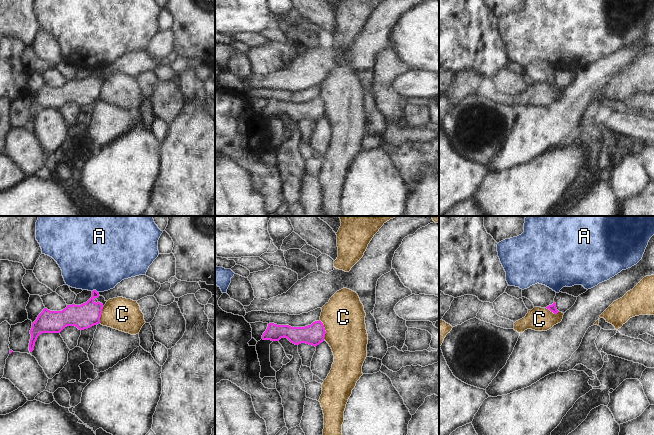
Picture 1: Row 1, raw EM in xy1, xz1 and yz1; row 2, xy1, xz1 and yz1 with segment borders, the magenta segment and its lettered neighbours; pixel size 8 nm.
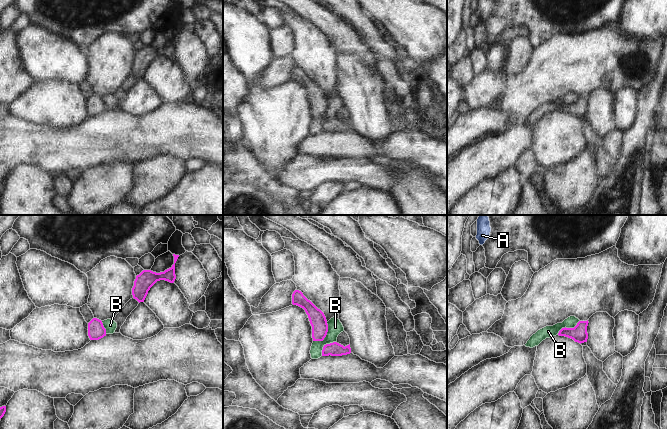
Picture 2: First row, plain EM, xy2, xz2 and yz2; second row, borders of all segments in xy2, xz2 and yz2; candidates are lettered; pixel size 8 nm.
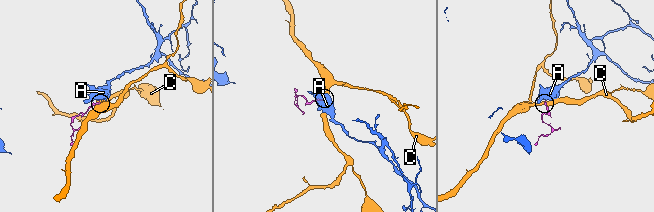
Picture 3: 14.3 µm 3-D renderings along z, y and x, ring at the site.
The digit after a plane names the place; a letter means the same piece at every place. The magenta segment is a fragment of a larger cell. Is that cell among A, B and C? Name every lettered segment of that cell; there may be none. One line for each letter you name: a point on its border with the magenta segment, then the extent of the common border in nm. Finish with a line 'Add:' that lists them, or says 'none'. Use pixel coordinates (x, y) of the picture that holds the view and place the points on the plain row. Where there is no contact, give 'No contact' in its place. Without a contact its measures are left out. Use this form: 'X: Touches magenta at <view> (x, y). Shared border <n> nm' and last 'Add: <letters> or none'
Add: none

